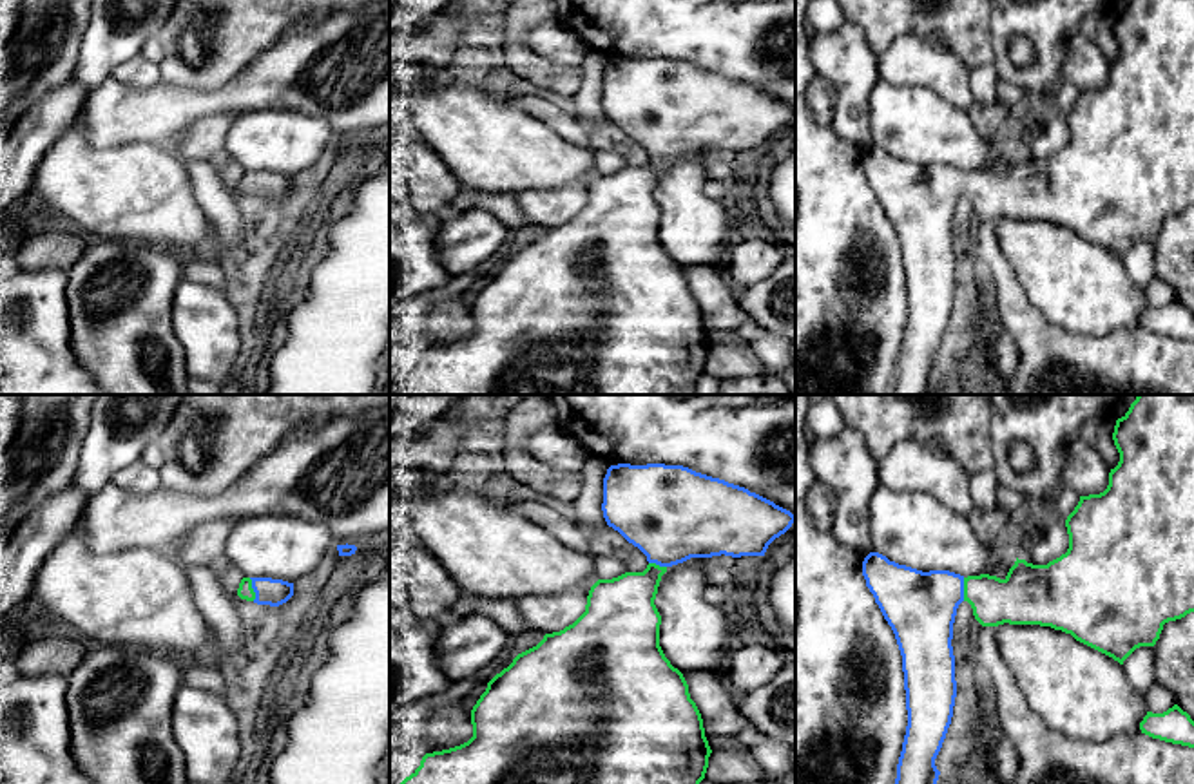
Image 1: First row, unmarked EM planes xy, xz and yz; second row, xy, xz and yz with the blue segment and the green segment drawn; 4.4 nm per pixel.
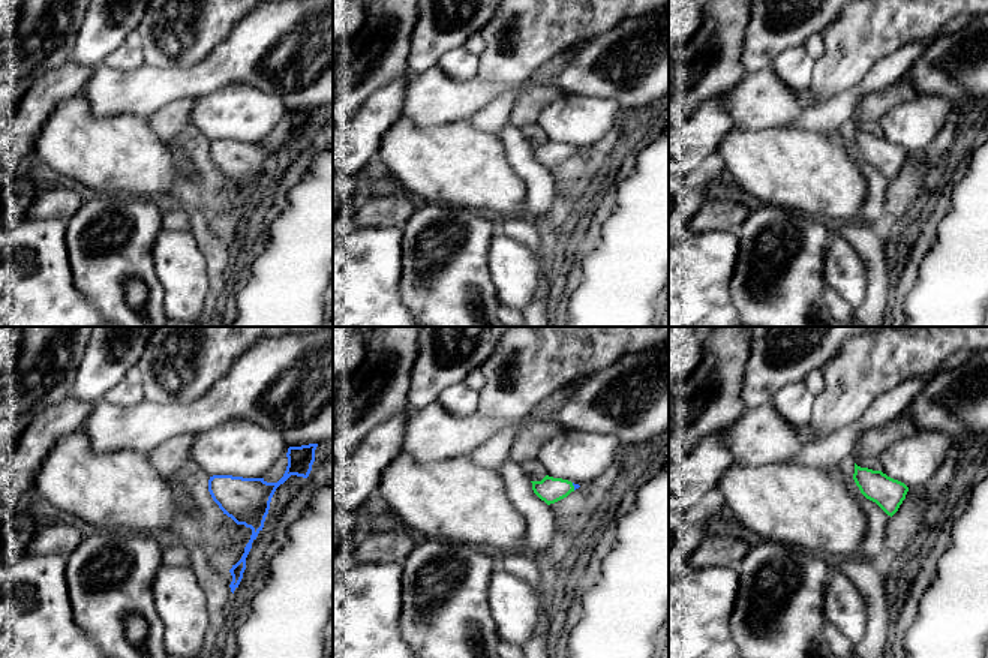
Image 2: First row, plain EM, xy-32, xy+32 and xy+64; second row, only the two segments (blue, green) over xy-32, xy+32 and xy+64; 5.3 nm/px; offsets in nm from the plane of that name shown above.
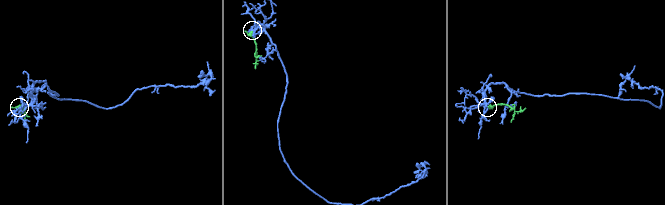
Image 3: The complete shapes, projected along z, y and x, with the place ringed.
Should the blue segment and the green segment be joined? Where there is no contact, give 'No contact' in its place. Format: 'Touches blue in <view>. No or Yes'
Touches blue in xy. Yes

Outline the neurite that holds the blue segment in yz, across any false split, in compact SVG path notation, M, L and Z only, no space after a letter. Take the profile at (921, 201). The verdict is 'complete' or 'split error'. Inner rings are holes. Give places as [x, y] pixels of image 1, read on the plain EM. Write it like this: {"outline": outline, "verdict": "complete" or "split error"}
{"outline": "M1131 0L1129 5L1116 14L1112 27L1114 40L1120 47L1120 56L1109 67L1109 80L1100 89L1080 91L1078 100L1067 110L1065 121L1069 129L1069 143L1060 152L1049 156L1047 159L1033 159L1025 154L1015 156L1004 174L989 168L980 170L960 170L949 165L929 165L922 167L906 159L899 159L890 156L886 150L879 147L870 147L862 156L862 170L866 174L866 181L875 192L884 214L891 221L900 250L902 250L902 266L904 266L904 284L906 284L906 304L908 304L908 320L902 337L902 346L897 359L897 373L893 378L893 386L890 395L933 395L935 380L940 366L935 360L935 353L942 342L948 322L953 311L953 301L957 292L957 275L955 275L955 250L953 250L953 217L957 210L957 203L962 196L968 196L973 203L975 214L982 221L998 221L1004 217L1009 219L1040 219L1051 221L1054 225L1062 225L1071 228L1076 235L1112 252L1120 259L1140 241L1154 241L1160 234L1163 219L1169 215L1176 215L1194 206L1194 0Z", "verdict": "split error"}

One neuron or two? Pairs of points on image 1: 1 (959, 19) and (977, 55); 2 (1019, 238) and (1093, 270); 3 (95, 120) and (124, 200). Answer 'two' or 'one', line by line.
1: one
2: one
3: two

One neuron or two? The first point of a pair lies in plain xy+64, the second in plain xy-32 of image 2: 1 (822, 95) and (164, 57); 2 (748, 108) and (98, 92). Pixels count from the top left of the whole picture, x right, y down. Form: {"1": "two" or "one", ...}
{"1": "one", "2": "one"}

